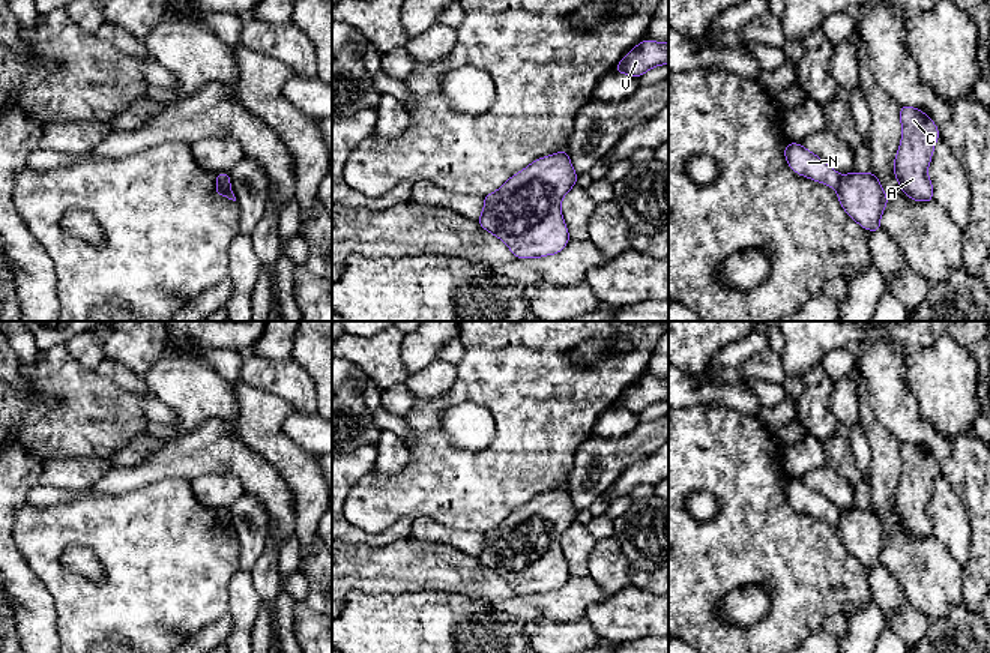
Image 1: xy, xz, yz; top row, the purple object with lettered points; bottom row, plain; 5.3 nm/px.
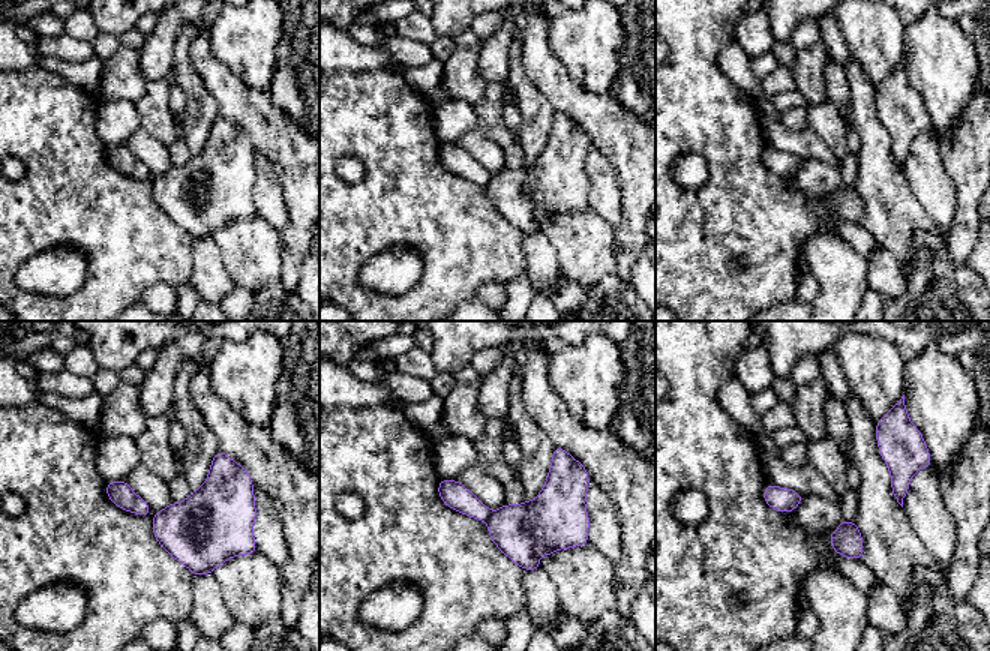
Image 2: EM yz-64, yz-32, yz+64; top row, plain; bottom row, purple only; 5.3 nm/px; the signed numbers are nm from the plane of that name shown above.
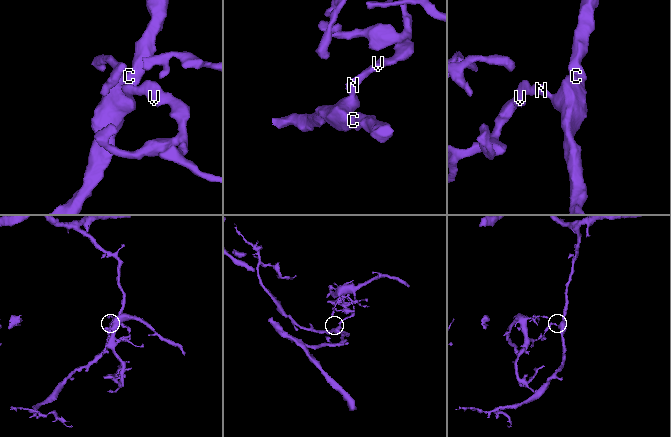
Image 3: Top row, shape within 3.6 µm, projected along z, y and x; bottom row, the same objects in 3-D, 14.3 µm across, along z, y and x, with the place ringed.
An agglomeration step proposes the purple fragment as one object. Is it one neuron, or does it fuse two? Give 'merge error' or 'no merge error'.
merge error

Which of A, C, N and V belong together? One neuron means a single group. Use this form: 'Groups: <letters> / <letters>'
Groups: A C / N V

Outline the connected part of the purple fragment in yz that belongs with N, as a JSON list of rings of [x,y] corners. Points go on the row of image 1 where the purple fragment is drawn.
[[[787,143],[784,147],[784,158],[787,165],[796,174],[837,189],[841,176],[817,155],[807,150],[802,144]]]

